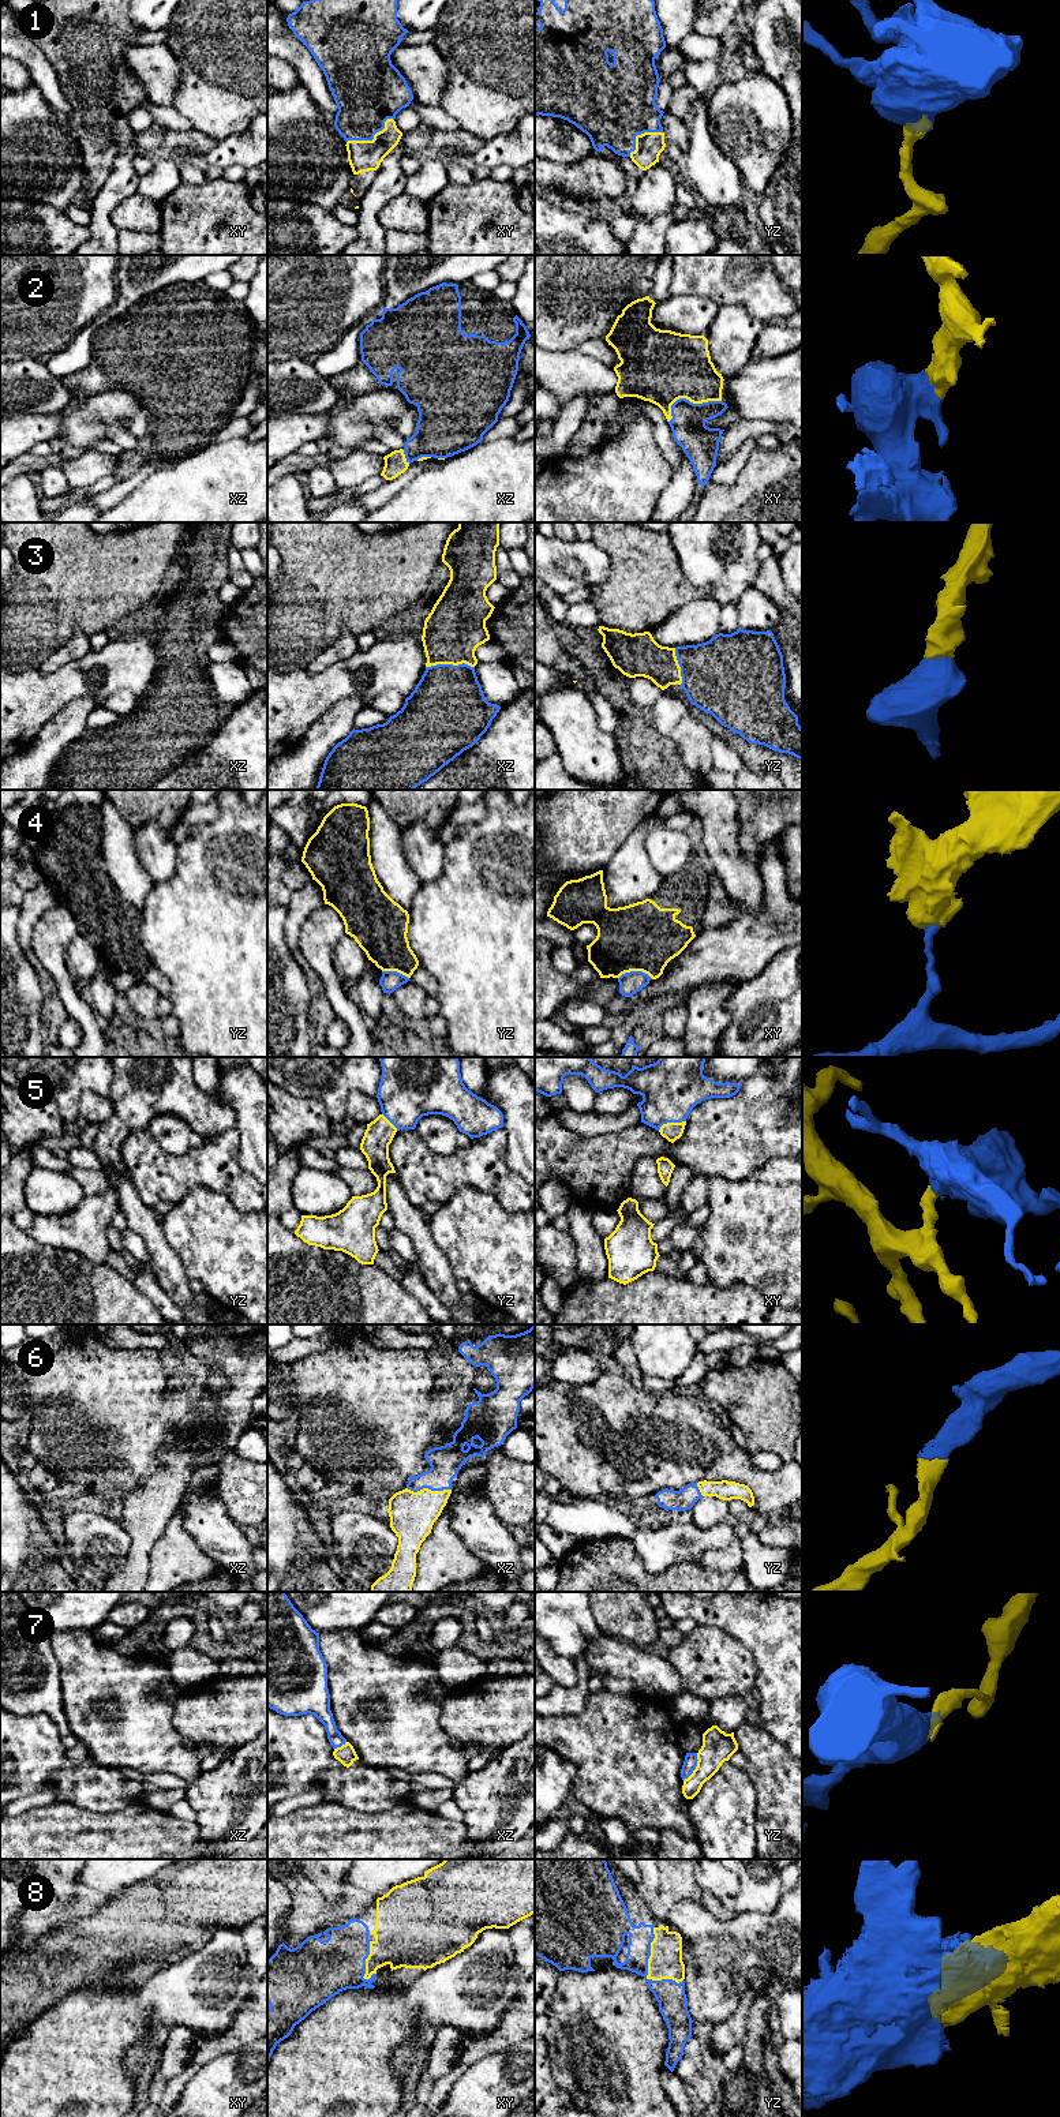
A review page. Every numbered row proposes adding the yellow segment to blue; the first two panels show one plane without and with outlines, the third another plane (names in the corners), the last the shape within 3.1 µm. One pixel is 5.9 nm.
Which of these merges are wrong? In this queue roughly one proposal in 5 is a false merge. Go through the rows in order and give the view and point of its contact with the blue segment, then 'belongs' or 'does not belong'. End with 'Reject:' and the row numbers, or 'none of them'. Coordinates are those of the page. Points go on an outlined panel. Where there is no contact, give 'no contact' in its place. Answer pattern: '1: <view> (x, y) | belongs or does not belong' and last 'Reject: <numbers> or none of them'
1: xy (373, 138) | belongs
2: xy (688, 400) | belongs
3: xz (449, 664) | belongs
4: xy (636, 971) | does not belong
5: xy (671, 1121) | belongs
6: xz (429, 1488) | belongs
7: yz (696, 1765) | does not belong
8: yz (647, 1967) | belongs
Reject: 4, 7

